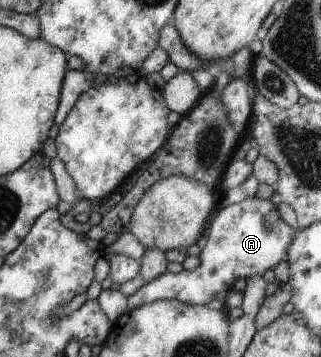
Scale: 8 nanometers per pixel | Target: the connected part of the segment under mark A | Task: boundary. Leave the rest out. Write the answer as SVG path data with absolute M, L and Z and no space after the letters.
M247 197L238 204L220 210L209 225L206 240L201 243L200 265L184 269L179 274L159 275L138 292L127 298L128 311L161 300L179 300L191 305L207 305L220 293L227 293L239 278L252 279L273 271L280 262L287 261L296 234L288 226L271 200Z

